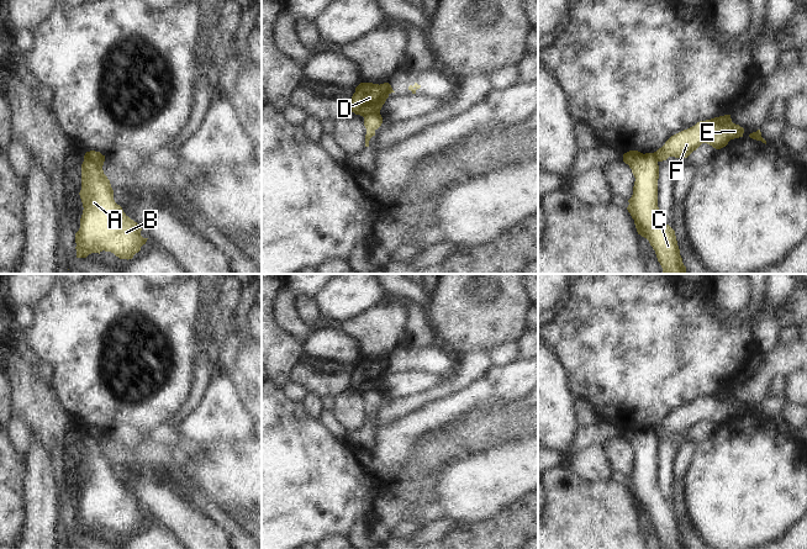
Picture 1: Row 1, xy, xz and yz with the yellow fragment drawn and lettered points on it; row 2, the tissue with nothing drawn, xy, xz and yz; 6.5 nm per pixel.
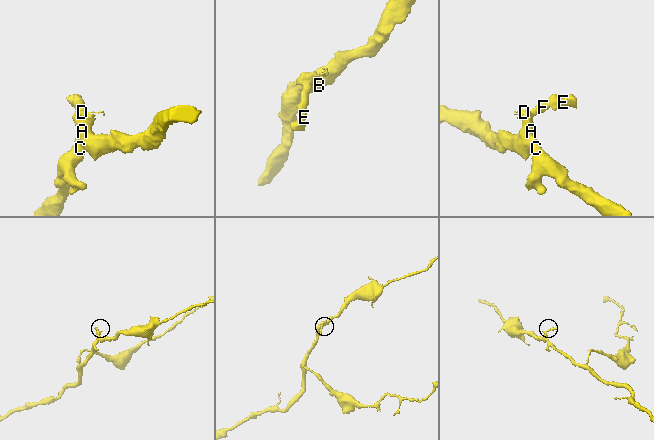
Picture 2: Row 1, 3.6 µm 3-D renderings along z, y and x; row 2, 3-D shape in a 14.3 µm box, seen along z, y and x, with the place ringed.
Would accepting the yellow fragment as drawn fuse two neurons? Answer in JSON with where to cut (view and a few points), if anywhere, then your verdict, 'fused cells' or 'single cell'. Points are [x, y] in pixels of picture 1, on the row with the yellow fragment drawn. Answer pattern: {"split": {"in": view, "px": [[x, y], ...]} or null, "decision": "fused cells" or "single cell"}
{"split": {"in": "xy", "px": [[85, 153], [91, 159], [103, 163]]}, "decision": "fused cells"}

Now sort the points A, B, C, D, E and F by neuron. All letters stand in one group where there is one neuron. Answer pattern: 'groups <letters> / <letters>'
groups A B C D / E F

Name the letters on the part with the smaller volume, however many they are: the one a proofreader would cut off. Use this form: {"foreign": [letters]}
{"foreign": ["E", "F"]}

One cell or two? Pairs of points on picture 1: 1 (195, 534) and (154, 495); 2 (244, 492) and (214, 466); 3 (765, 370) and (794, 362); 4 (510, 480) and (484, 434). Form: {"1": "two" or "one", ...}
{"1": "one", "2": "one", "3": "one", "4": "two"}

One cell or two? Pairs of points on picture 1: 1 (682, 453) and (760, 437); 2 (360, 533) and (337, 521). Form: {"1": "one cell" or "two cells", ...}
{"1": "two cells", "2": "two cells"}

